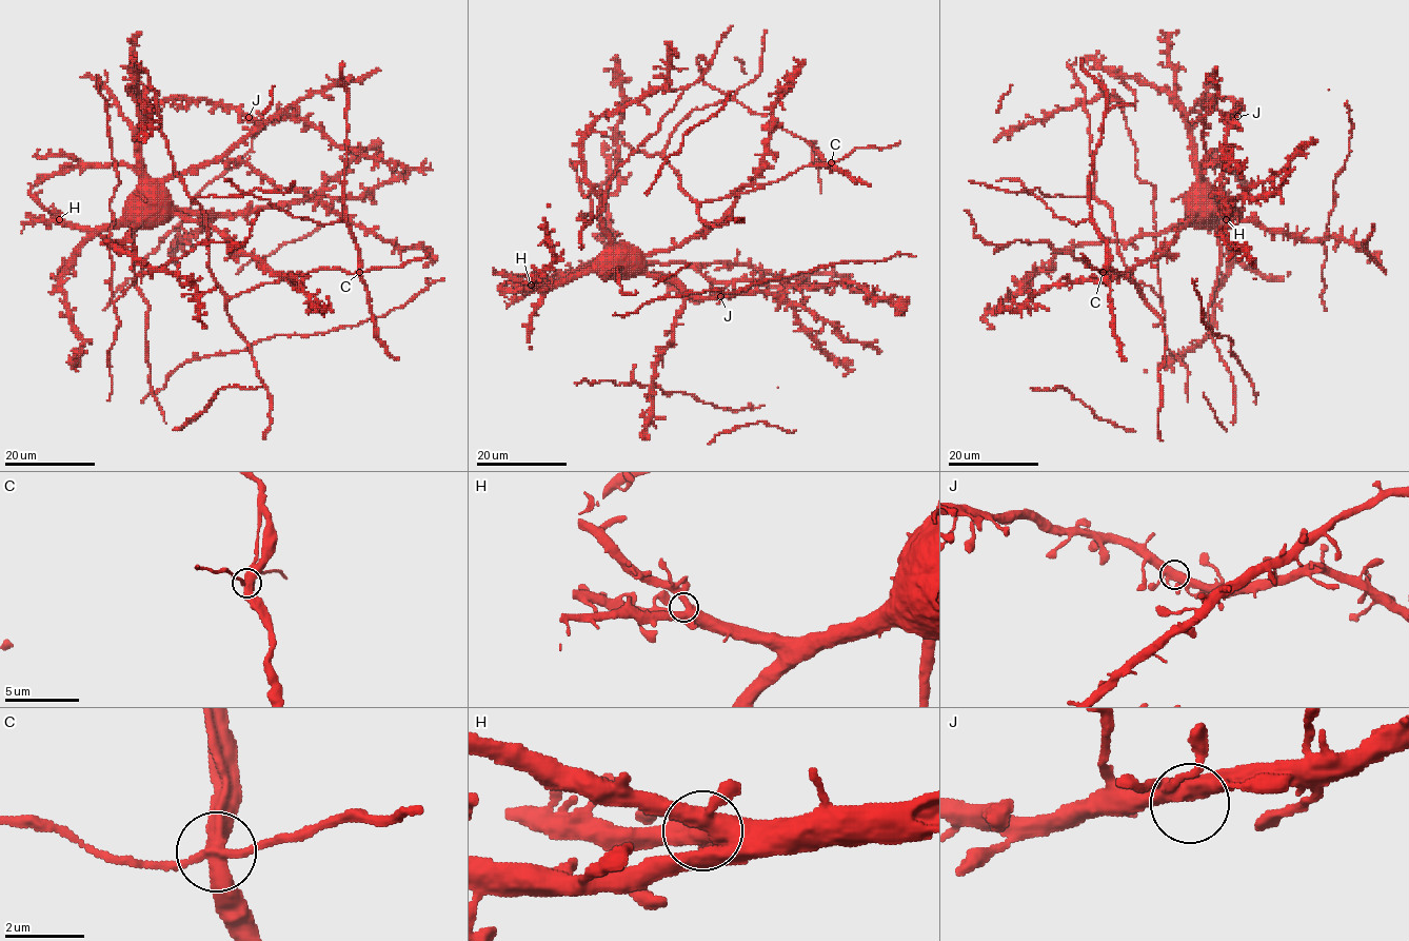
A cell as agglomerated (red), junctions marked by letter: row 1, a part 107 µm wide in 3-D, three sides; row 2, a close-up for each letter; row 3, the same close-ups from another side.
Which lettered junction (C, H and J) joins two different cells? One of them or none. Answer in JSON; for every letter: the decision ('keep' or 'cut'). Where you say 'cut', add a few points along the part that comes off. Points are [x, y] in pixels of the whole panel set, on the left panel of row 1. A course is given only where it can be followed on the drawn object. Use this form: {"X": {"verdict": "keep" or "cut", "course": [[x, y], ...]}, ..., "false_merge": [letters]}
{"C": {"verdict": "cut"}, "H": {"verdict": "keep"}, "J": {"verdict": "keep"}, "false_merge": ["C"]}

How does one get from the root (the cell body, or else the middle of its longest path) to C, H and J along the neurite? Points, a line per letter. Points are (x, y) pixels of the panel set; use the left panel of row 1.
C: (152, 206), (155, 194), (166, 194), (173, 212), (223, 231), (285, 277), (320, 269), (359, 272)
H: (152, 206), (138, 202), (121, 219), (97, 228), (72, 227), (59, 219)
J: (152, 206), (140, 192), (138, 130), (161, 102), (173, 98), (206, 99), (240, 109), (249, 117)

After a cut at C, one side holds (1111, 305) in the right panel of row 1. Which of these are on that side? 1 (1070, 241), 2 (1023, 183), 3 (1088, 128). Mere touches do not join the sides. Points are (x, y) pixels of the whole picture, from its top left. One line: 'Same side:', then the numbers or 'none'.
Same side: 2

